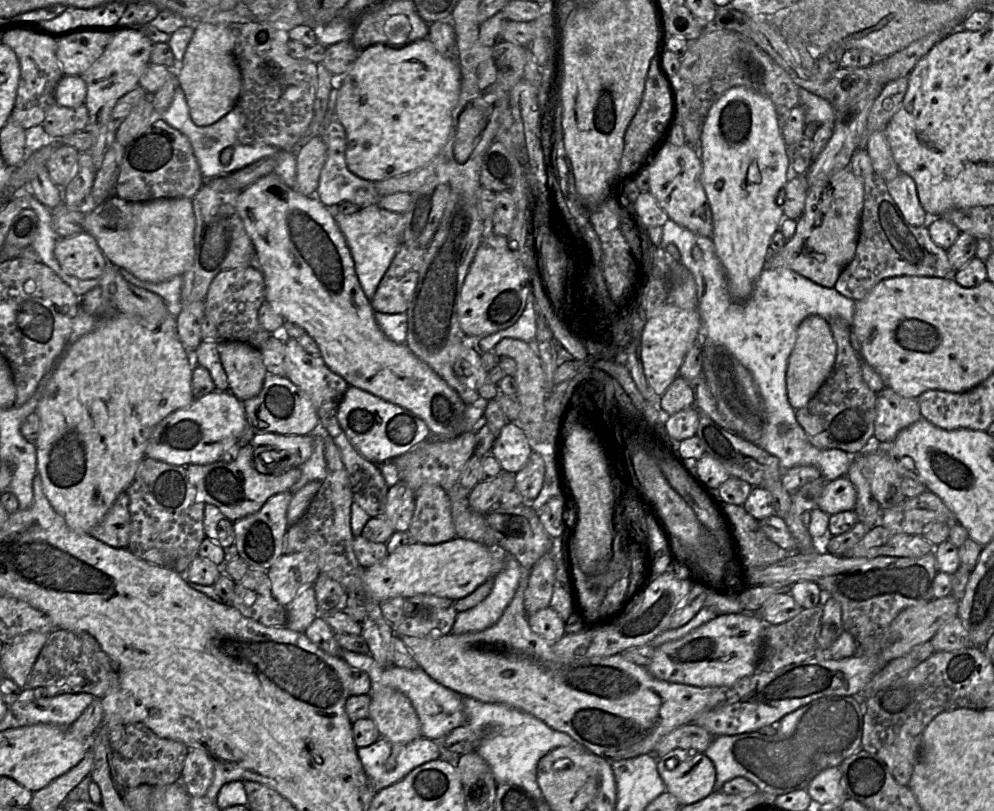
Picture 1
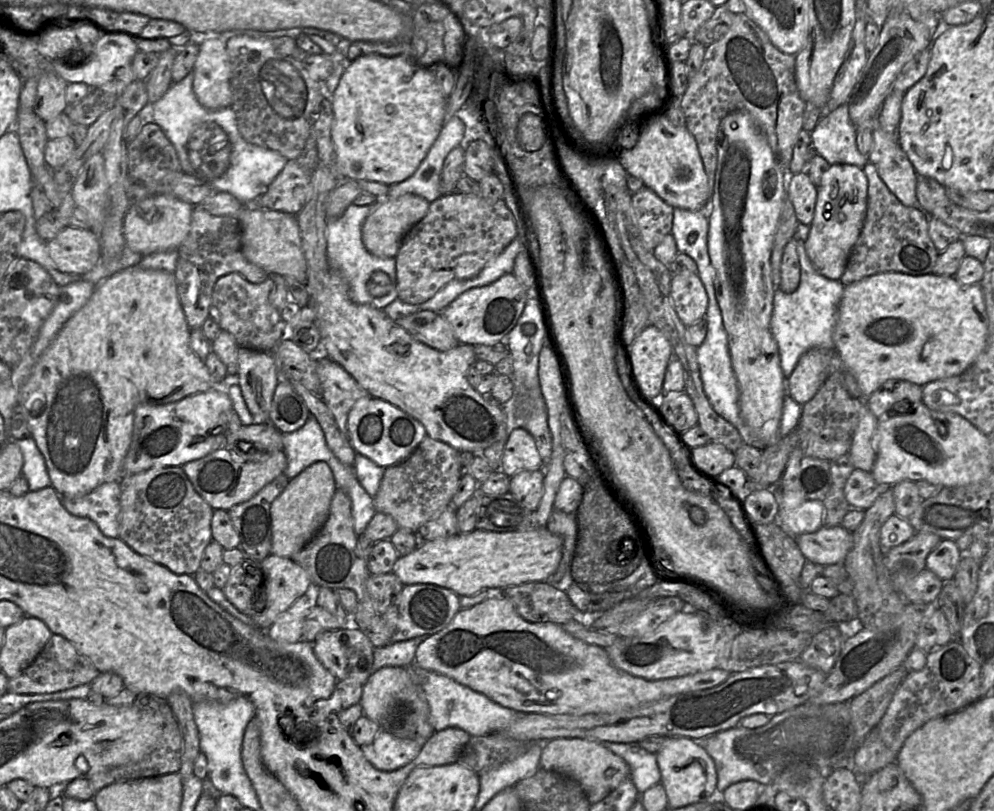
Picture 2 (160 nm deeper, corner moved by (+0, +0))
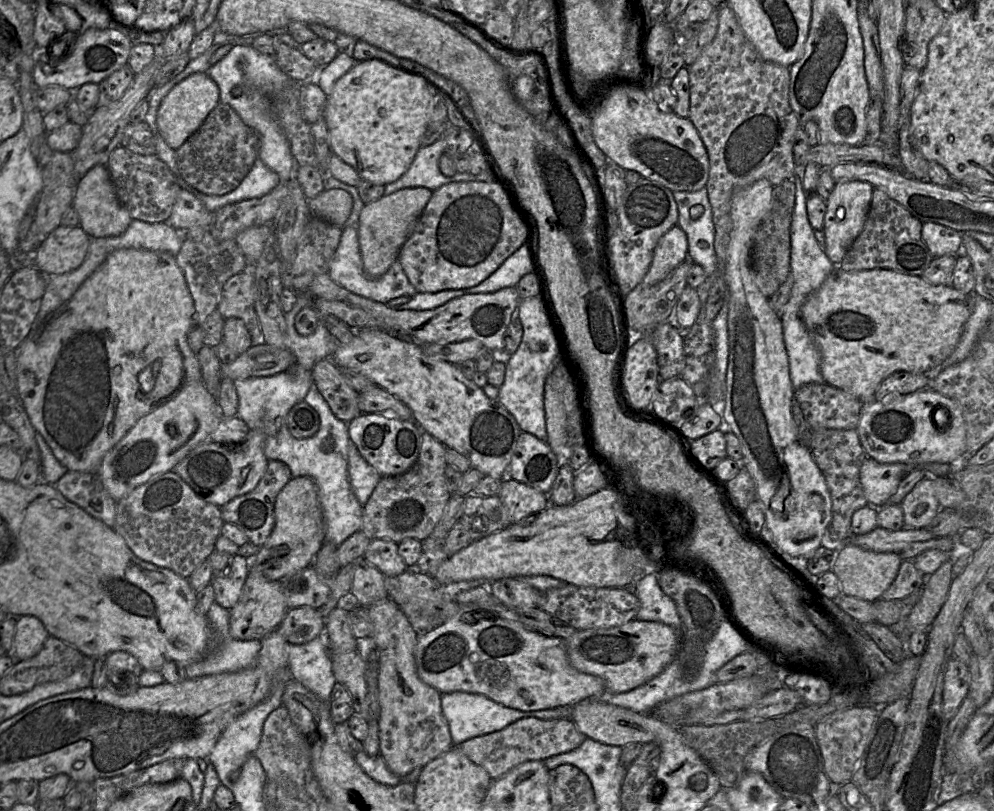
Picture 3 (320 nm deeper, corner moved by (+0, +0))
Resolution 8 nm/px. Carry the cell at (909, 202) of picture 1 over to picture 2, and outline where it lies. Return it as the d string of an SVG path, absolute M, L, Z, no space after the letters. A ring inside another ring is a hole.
M874 122L873 145L868 156L880 178L898 200L907 207L918 207L916 195L917 173L894 139Z

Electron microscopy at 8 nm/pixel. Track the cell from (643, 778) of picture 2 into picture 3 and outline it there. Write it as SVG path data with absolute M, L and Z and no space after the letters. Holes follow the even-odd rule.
M586 737L579 747L551 756L543 762L548 770L564 764L575 766L589 778L592 786L601 785L599 780L595 779L601 779L603 770L608 771L614 780L613 786L617 786L619 791L619 783L625 772L620 766L622 750L620 746L607 745Z

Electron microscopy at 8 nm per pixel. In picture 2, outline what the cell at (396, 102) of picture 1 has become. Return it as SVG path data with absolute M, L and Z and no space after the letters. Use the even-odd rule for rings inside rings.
M377 54L361 56L354 61L346 61L345 69L335 92L330 96L334 121L332 126L332 140L336 150L337 168L343 179L368 180L386 184L388 186L402 182L409 178L426 157L429 149L440 134L445 124L447 97L444 96L436 77L430 68L423 67L406 56L385 57Z

